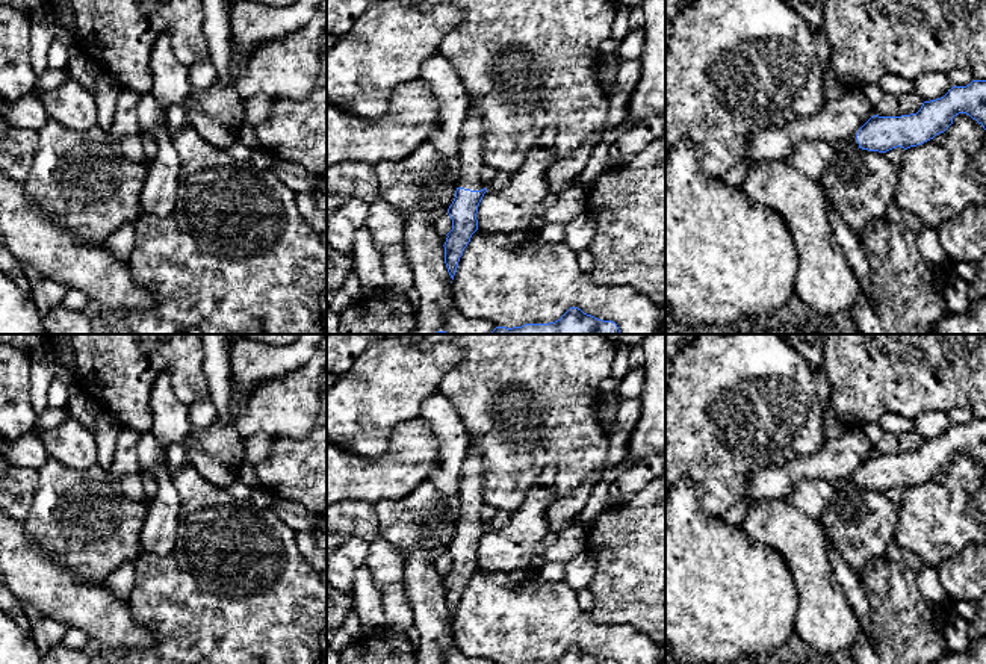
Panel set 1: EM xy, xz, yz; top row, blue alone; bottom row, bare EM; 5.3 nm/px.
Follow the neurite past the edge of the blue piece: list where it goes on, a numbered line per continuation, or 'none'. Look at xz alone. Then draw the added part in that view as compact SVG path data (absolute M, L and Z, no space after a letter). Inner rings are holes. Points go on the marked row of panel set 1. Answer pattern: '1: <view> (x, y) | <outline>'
1: xz (471, 147) | M470 100L467 116L461 129L458 188L481 191L485 188L481 178L482 159L482 110L478 100Z

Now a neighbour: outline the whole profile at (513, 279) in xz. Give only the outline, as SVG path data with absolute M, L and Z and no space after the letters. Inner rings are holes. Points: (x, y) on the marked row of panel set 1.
M534 228L511 233L476 230L460 257L452 280L457 310L467 319L485 319L496 327L549 324L570 309L617 324L620 334L658 334L665 307L631 286L600 286L578 265L578 253L563 242L543 240Z

